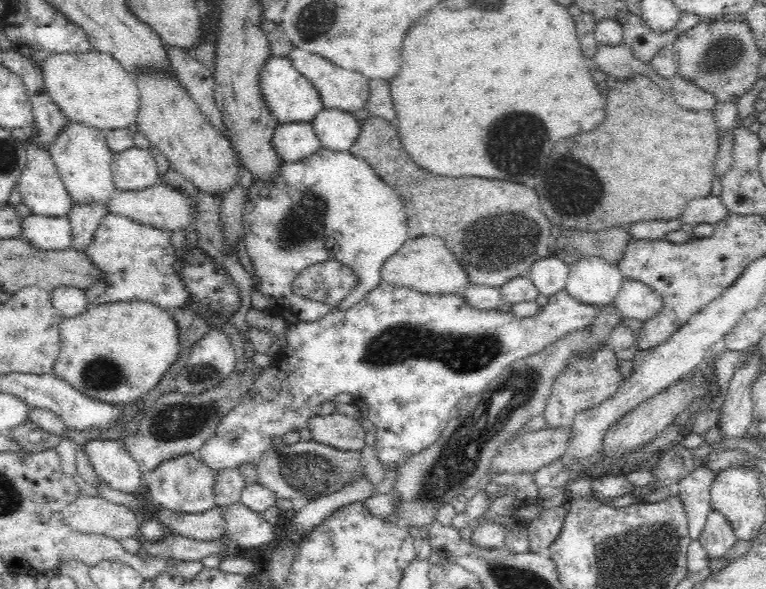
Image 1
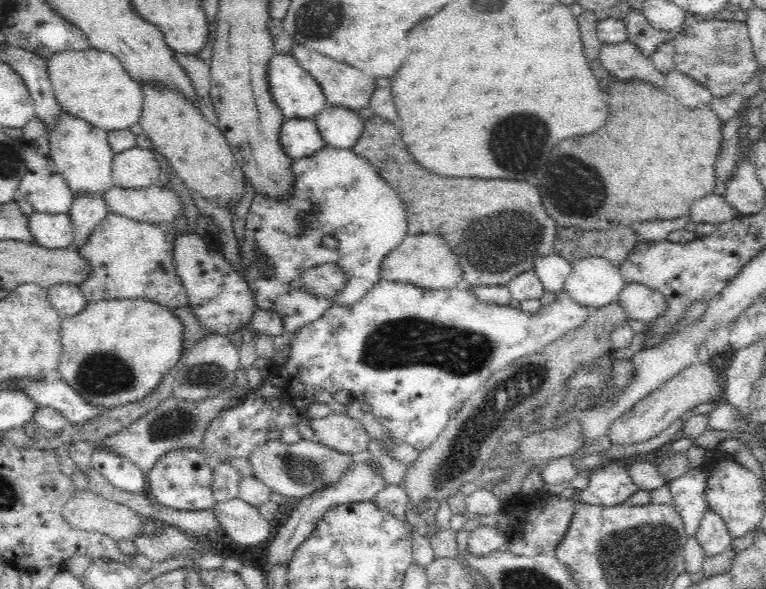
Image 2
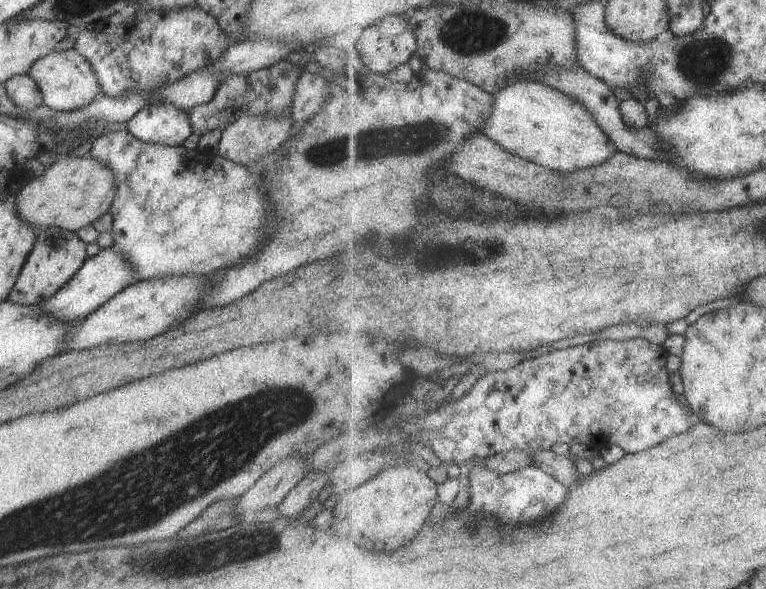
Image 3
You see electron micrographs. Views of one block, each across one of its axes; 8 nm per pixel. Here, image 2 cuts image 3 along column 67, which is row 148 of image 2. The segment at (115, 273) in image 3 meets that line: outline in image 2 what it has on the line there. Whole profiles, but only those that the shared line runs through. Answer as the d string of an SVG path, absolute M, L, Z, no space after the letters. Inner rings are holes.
M312 118L284 121L278 131L277 141L282 152L292 161L312 156L325 146Z

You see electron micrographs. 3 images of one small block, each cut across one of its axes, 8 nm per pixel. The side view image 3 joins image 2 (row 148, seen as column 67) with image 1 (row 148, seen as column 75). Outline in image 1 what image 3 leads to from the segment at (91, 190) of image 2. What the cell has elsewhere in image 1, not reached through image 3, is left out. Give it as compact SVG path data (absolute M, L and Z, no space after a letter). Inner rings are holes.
M68 122L68 126L50 146L49 155L64 182L73 206L108 205L116 191L111 170L113 152L108 148L101 130L77 122Z

